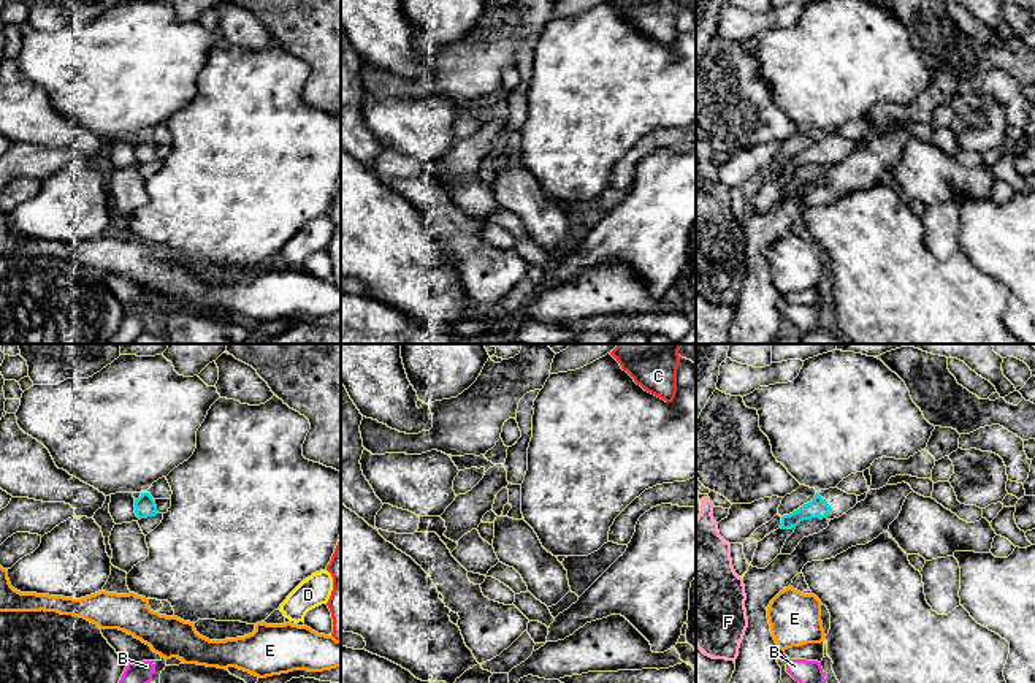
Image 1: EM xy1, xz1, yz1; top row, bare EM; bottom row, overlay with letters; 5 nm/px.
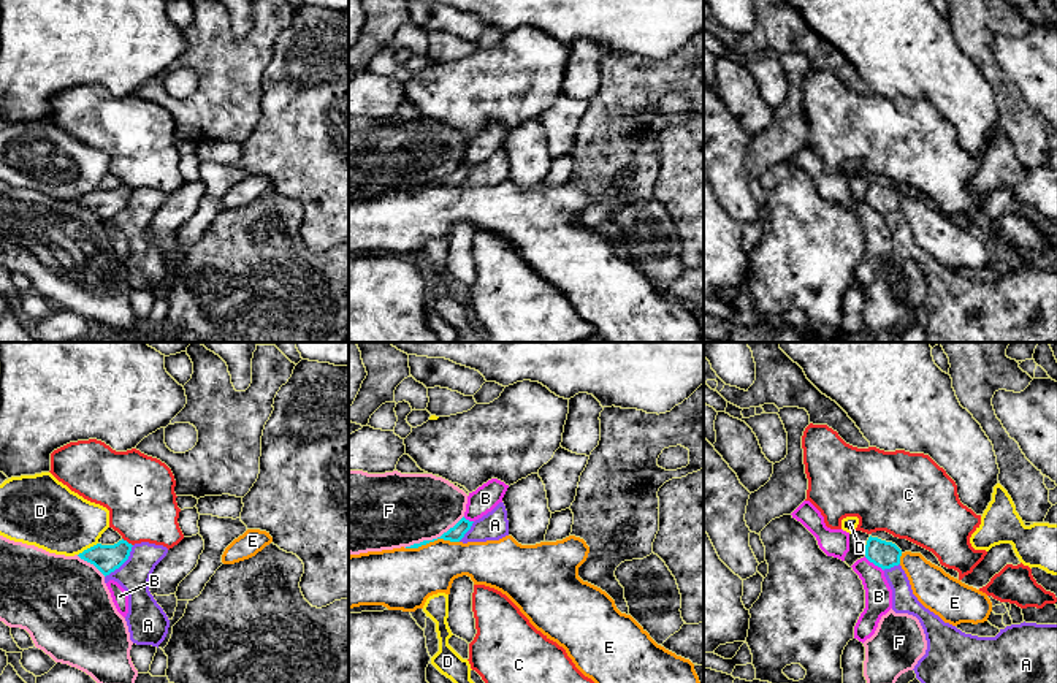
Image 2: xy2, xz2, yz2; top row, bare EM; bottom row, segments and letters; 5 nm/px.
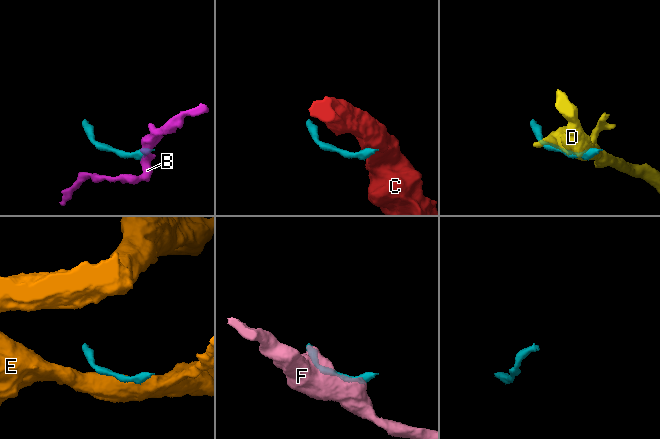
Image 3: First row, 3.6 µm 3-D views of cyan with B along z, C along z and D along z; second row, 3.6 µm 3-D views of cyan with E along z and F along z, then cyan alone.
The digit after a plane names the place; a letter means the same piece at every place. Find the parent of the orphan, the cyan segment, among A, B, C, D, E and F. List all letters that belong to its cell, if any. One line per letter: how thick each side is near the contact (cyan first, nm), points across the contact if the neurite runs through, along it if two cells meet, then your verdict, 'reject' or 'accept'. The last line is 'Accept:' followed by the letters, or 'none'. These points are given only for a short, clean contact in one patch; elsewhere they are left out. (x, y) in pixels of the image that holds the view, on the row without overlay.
A: 140 nm thick on the cyan side, 170 nm on the other; border along xy2 (133, 190), (129, 202), (105, 222); reject
B: 140 nm thick on the cyan side, 140 nm on the other; border along yz2 (864, 202), (883, 216); reject
C: 140 nm thick on the cyan side, 360 nm on the other; border along xy2 (122, 183), (132, 190); reject
D: 140 nm thick on the cyan side, 340 nm on the other; reject
E: 80 nm thick on the cyan side, 320 nm on the other; reject
F: 80 nm thick on the cyan side, 380 nm on the other; reject
Accept: none

